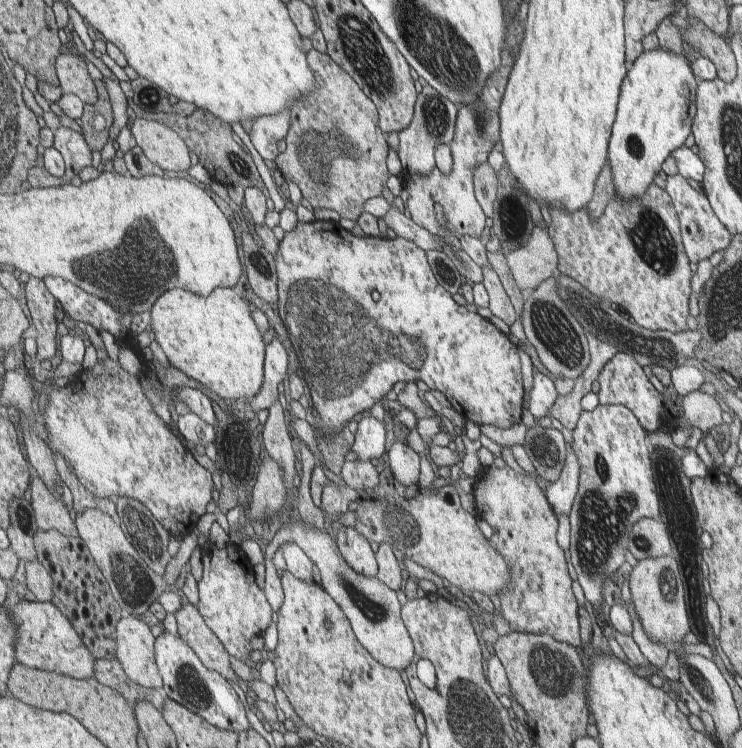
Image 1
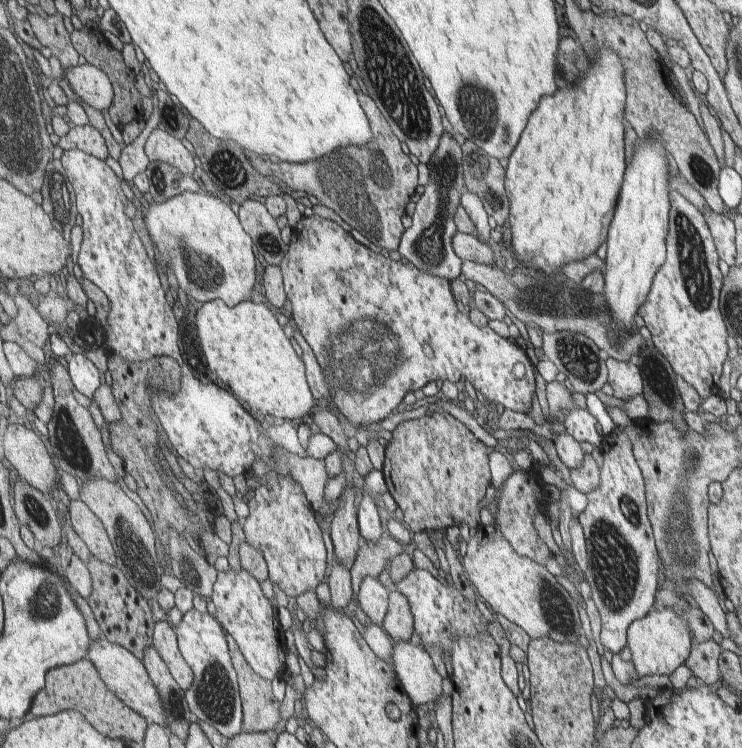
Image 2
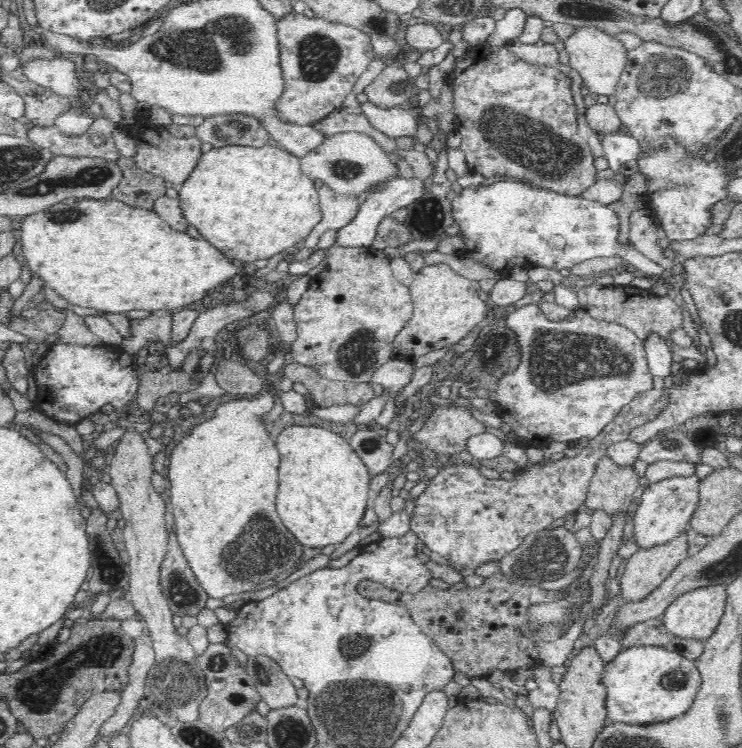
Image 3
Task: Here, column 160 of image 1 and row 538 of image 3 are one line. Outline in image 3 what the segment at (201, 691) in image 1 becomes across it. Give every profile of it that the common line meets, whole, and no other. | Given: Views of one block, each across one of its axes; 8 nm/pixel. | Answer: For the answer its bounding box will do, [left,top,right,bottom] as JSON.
[634,470,700,547]

